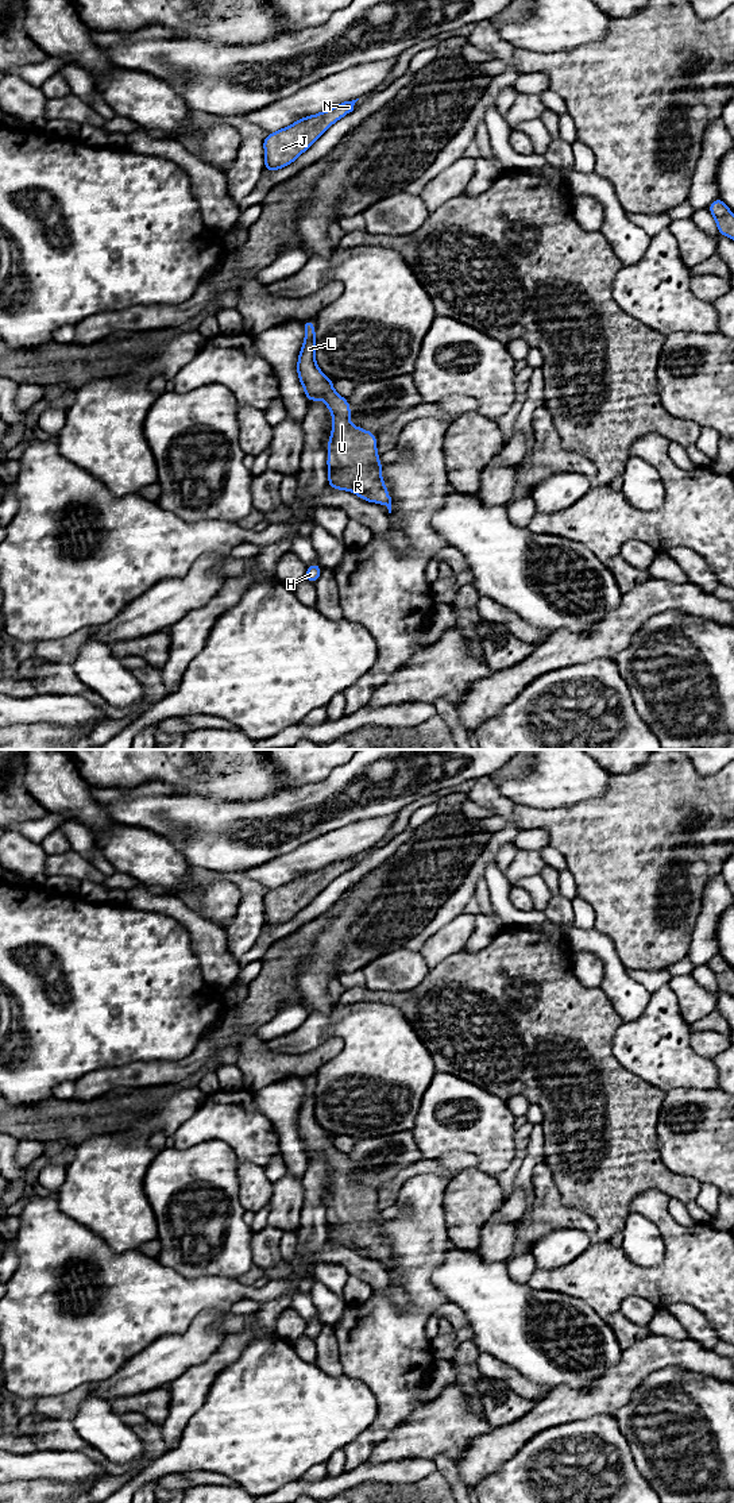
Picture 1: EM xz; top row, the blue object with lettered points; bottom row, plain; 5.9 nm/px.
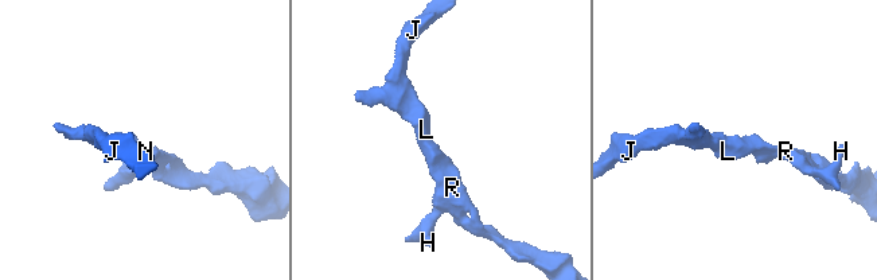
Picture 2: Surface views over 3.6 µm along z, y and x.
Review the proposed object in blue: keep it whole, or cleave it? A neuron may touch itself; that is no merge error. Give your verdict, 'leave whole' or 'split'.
leave whole

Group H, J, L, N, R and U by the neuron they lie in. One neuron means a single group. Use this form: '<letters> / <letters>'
H J L N R U

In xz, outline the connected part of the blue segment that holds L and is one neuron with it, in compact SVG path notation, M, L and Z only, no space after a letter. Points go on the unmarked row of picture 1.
M305 1076L305 1094L297 1117L297 1130L309 1159L324 1156L332 1169L328 1196L328 1242L348 1246L367 1259L386 1261L391 1269L391 1253L382 1236L376 1191L349 1179L348 1156L333 1145L333 1138L316 1119L314 1078Z

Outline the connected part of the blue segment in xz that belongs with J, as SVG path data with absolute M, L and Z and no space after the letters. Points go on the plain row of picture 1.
M344 858L327 867L305 872L289 883L269 890L263 895L264 926L274 928L293 920L305 909L332 880L354 867L358 858Z

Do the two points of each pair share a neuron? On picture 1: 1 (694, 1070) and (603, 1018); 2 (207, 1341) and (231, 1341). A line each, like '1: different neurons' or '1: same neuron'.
1: different neurons
2: different neurons

